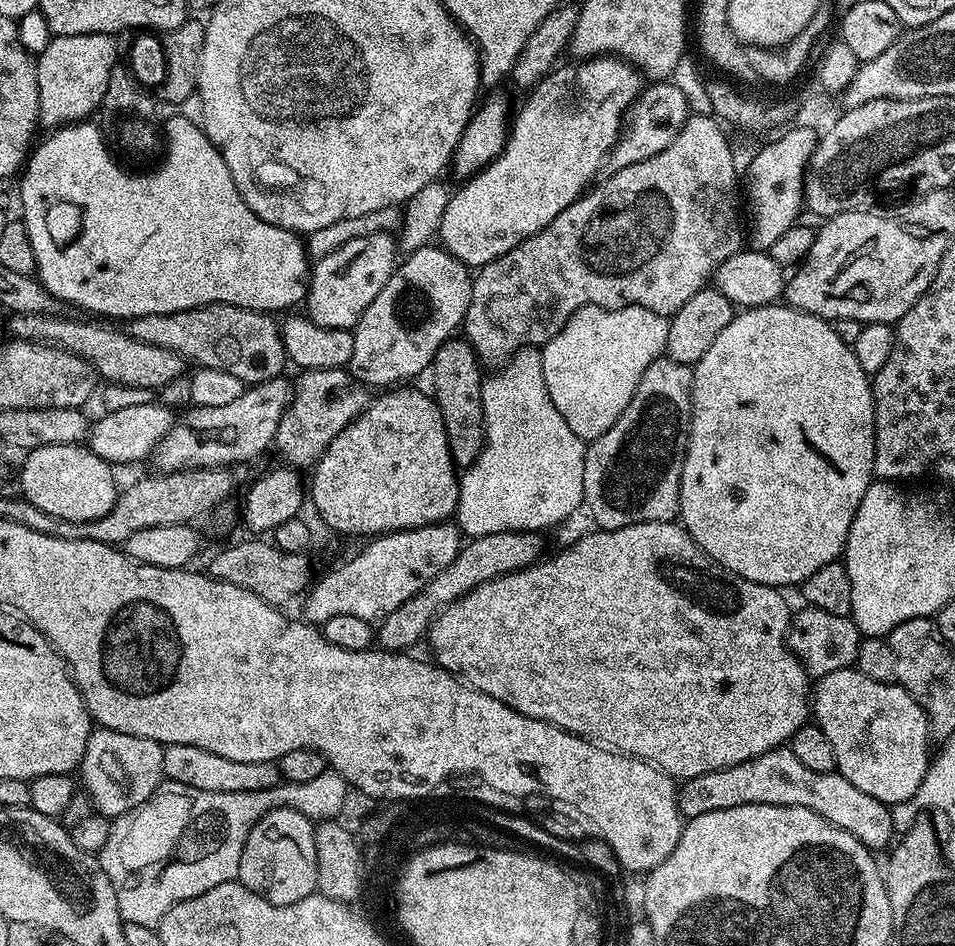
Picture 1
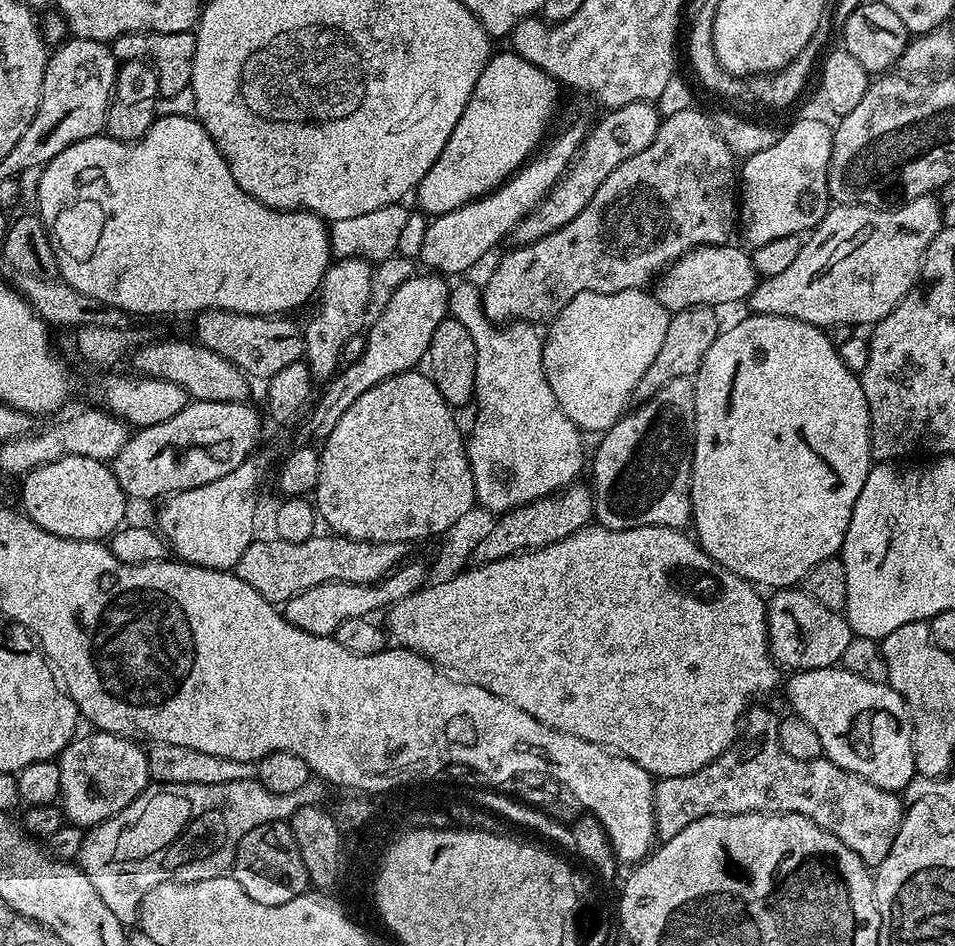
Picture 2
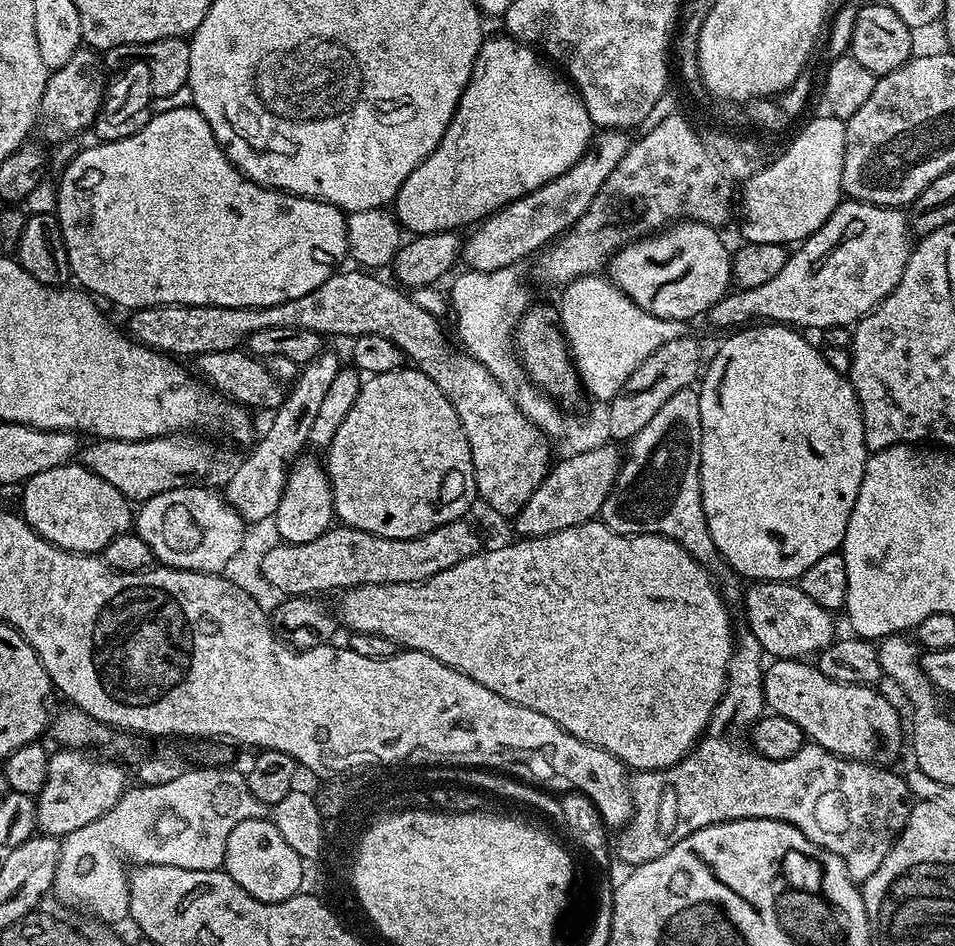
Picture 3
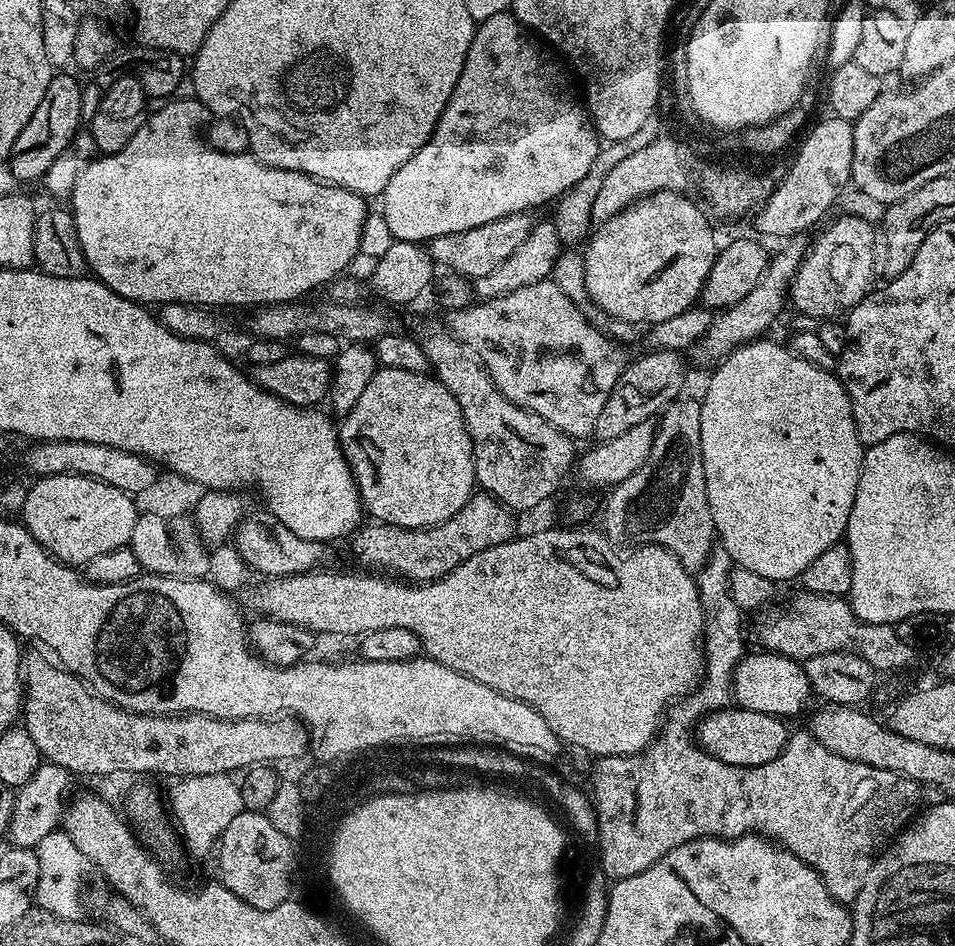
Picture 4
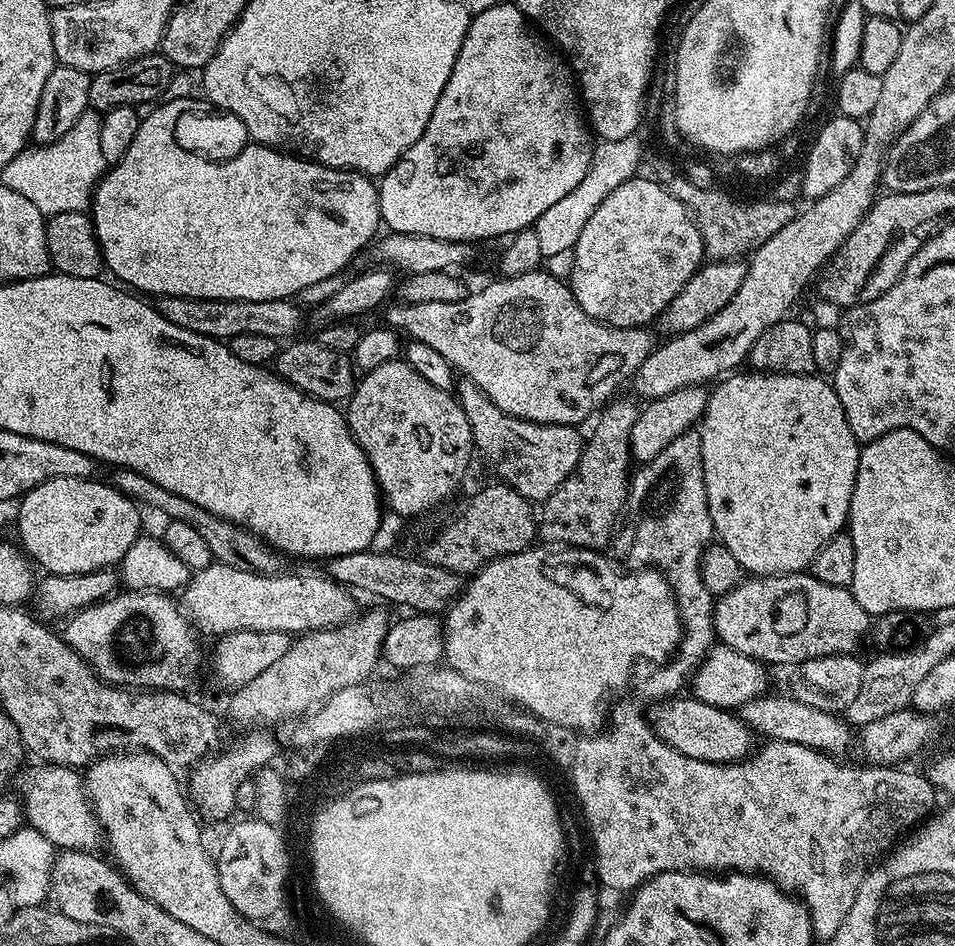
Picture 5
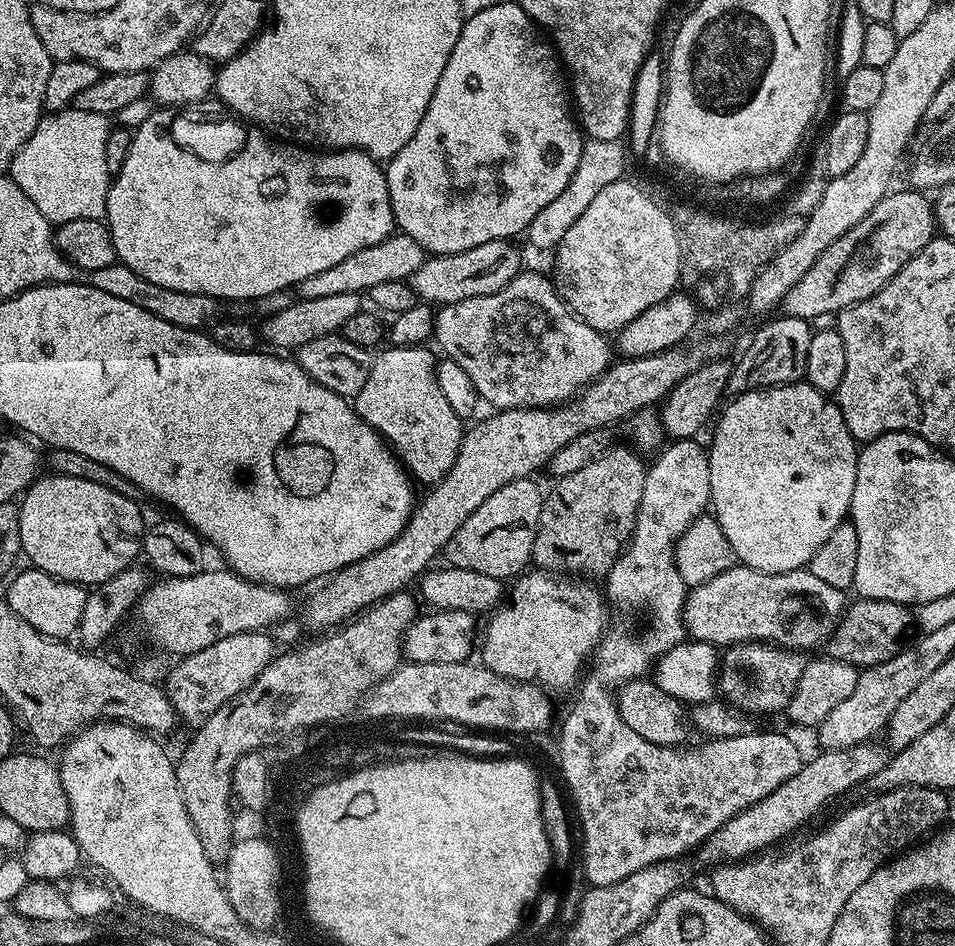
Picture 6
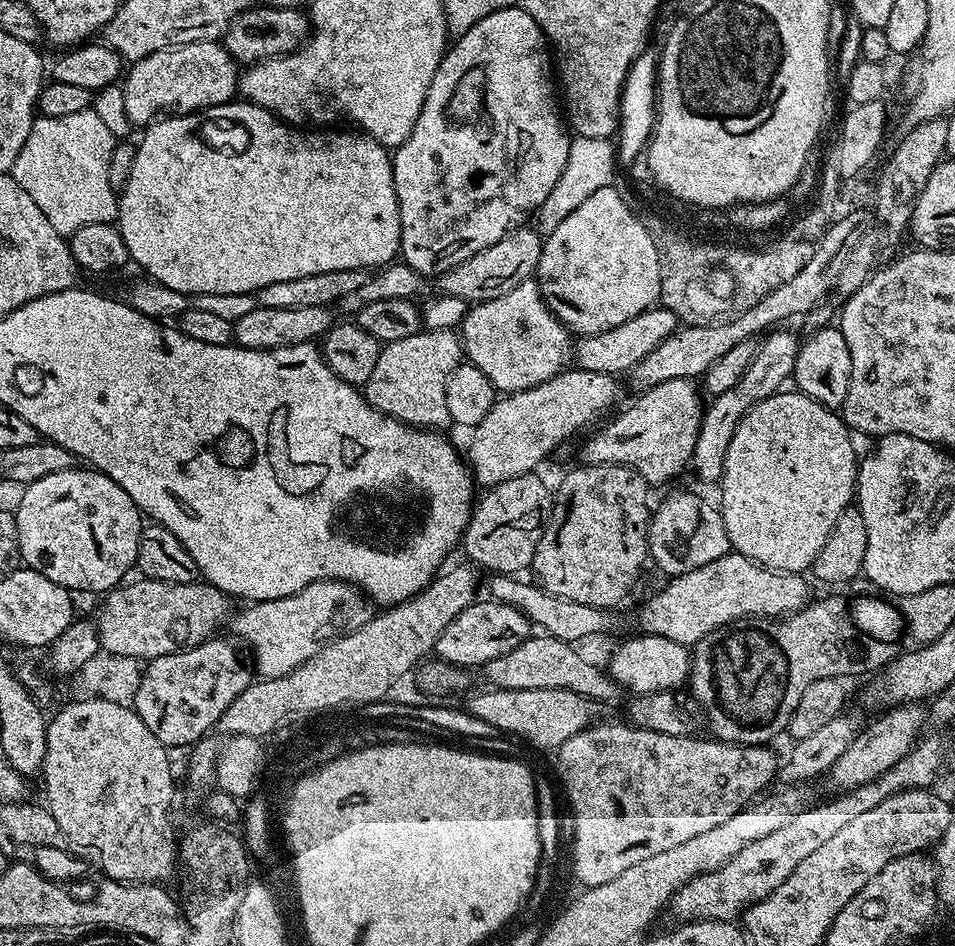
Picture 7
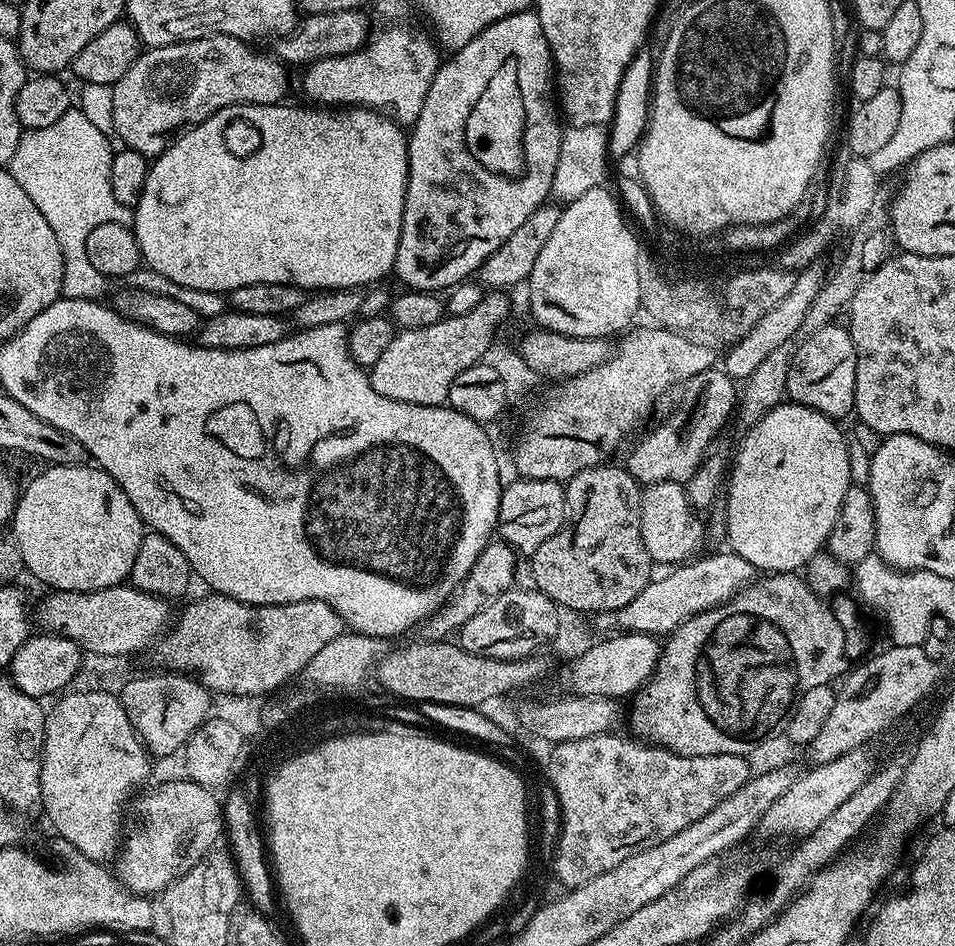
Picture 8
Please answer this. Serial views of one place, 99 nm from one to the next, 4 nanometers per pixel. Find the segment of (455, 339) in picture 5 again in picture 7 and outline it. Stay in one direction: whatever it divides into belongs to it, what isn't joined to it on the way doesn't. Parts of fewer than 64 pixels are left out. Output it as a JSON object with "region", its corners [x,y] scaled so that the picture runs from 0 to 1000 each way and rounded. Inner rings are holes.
{"region":[[[560,295],[547,297],[534,311],[495,320],[480,346],[489,384],[501,387],[520,415],[546,414],[563,408],[596,388],[601,355],[574,327]]]}

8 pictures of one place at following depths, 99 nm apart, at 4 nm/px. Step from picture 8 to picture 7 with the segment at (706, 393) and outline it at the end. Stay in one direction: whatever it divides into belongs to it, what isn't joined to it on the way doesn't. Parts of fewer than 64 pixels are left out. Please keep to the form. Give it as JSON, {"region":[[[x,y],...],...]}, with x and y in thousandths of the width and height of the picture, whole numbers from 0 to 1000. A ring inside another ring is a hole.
{"region":[[[706,400],[675,409],[671,414],[674,415],[659,431],[650,430],[629,457],[622,458],[608,471],[606,489],[650,490],[672,501],[680,514],[687,514],[721,494],[739,427],[733,424],[734,411],[725,400]]]}

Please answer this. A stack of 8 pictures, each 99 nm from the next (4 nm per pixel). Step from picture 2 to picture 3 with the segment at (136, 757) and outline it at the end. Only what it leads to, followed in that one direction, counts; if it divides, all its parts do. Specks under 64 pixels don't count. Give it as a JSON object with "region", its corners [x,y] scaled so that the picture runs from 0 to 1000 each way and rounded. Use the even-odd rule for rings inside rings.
{"region":[[[63,791],[51,798],[48,827],[41,841],[37,842],[38,874],[45,883],[66,886],[77,877],[86,877],[86,873],[94,873],[94,869],[107,865],[107,860],[111,860],[111,856],[115,856],[115,852],[119,852],[128,844],[136,829],[129,810],[117,803],[108,803],[105,799],[108,798],[82,791]]]}

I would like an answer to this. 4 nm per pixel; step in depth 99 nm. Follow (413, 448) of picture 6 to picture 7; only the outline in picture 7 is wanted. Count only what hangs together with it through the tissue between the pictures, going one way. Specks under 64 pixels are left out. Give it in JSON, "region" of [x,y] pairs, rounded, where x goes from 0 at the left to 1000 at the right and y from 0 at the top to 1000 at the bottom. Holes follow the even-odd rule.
{"region":[[[447,350],[429,353],[418,362],[408,362],[399,367],[396,384],[392,387],[387,400],[379,407],[381,419],[402,440],[410,440],[422,448],[430,448],[449,455],[465,455],[471,445],[467,433],[467,404],[471,395],[484,384],[484,360],[476,350]]]}

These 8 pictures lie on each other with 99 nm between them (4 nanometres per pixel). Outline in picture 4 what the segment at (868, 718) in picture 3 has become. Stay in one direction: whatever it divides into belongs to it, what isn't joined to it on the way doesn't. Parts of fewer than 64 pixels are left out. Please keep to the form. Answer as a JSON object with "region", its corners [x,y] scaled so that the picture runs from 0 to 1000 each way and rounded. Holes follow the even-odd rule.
{"region":[[[792,687],[792,690],[780,692],[776,698],[771,711],[766,714],[766,735],[770,743],[781,751],[794,751],[794,755],[806,755],[818,759],[834,757],[846,744],[846,739],[851,739],[852,733],[848,721],[842,711],[841,701],[828,698],[825,693],[817,693],[814,689]]]}

